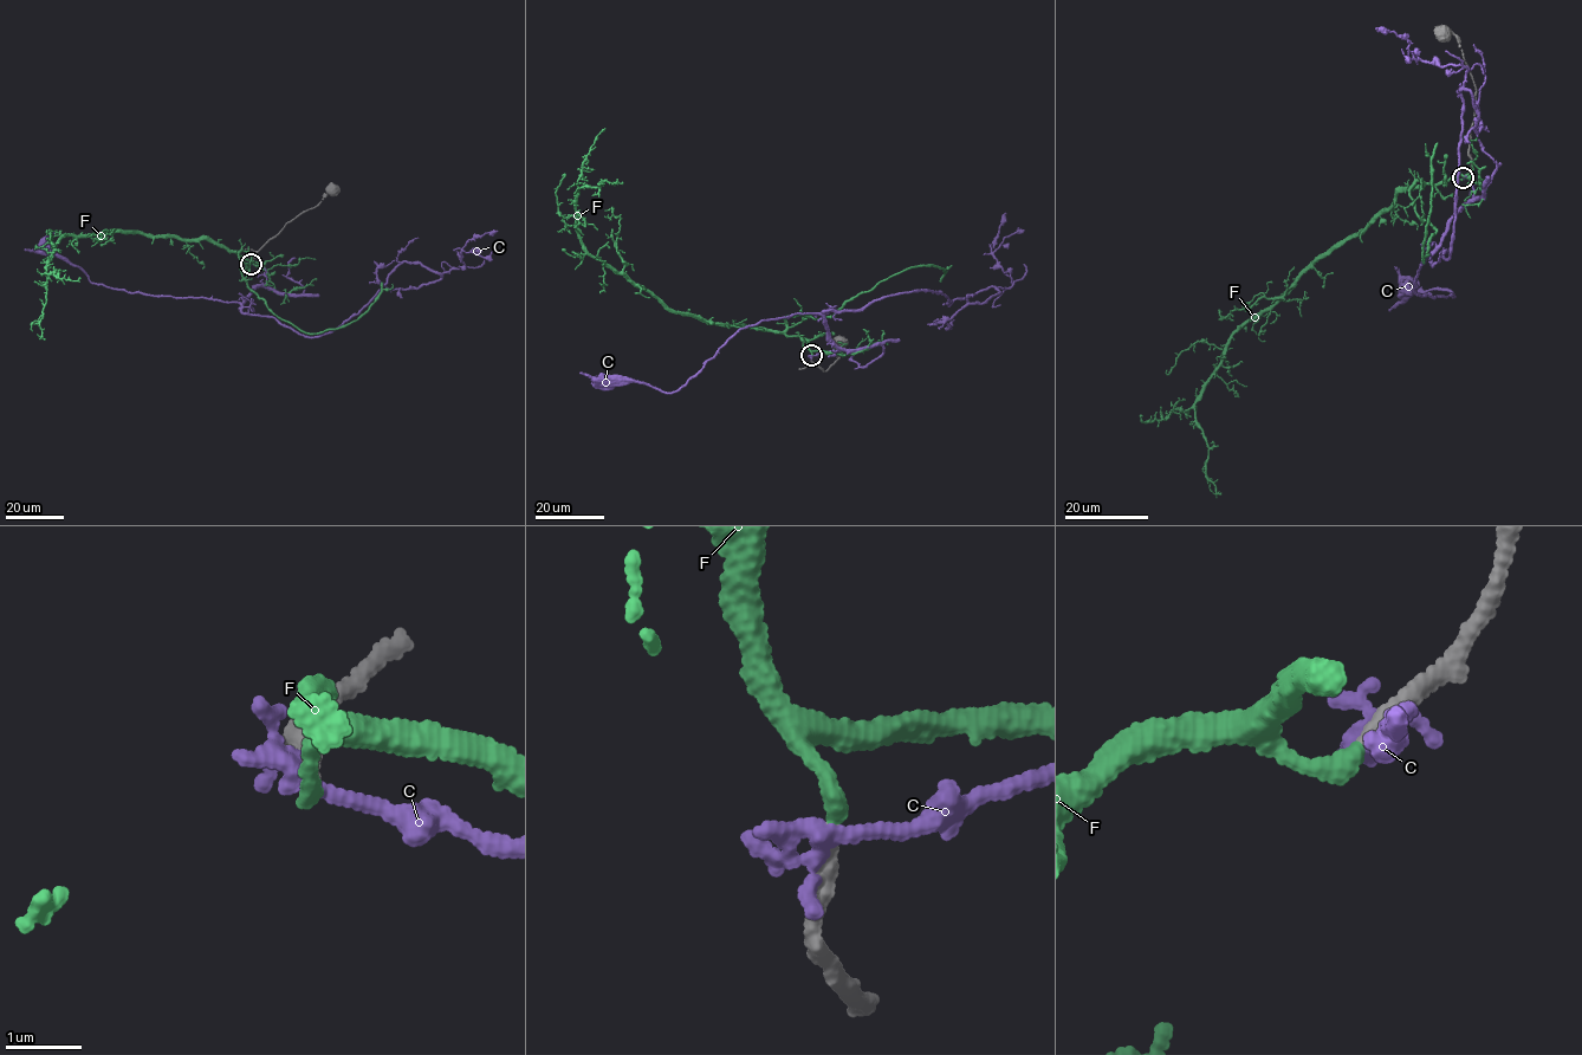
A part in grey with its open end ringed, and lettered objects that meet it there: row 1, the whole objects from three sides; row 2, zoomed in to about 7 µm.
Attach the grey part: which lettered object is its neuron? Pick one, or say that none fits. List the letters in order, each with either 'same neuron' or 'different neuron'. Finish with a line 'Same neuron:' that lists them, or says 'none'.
C: different neuron
F: same neuron
Same neuron: F

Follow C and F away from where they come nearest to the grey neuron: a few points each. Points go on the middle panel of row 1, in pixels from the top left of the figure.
C: (811, 356), (840, 350), (827, 310), (921, 290), (948, 306), (998, 291), (935, 324), (953, 319)
F: (811, 355), (802, 337), (663, 308), (584, 252), (577, 191), (605, 180), (616, 182), (611, 183)

